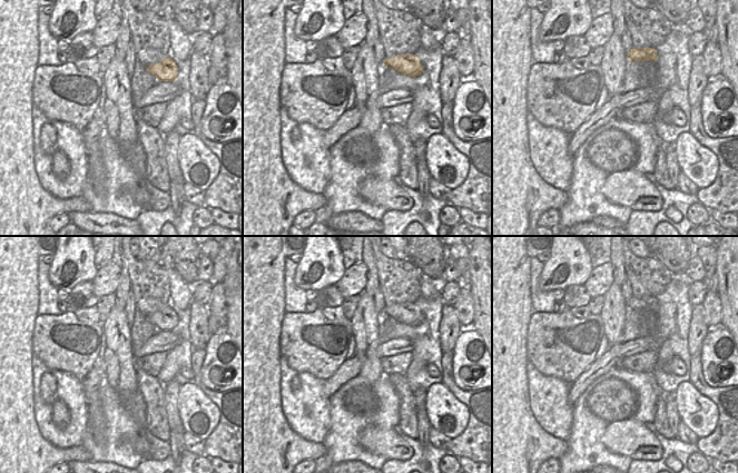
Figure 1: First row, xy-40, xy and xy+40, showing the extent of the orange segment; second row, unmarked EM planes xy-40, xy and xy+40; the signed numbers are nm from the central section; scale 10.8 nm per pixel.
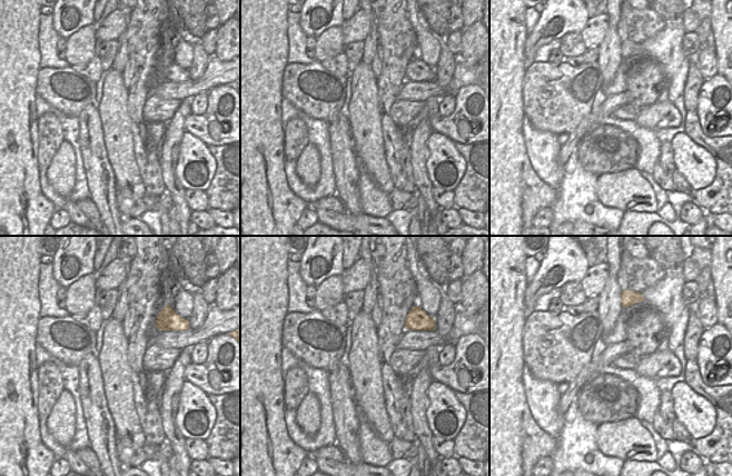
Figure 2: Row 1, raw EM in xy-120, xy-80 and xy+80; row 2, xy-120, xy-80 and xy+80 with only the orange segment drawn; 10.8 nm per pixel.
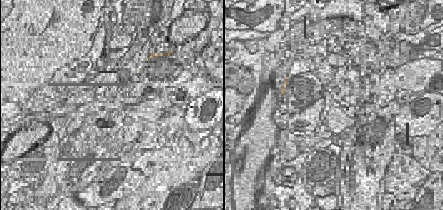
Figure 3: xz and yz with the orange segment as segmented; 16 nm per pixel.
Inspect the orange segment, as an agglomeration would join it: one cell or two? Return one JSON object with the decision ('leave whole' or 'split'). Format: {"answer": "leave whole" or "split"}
{"answer": "leave whole"}

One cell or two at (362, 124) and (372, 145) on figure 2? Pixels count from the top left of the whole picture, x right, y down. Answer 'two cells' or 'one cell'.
one cell

